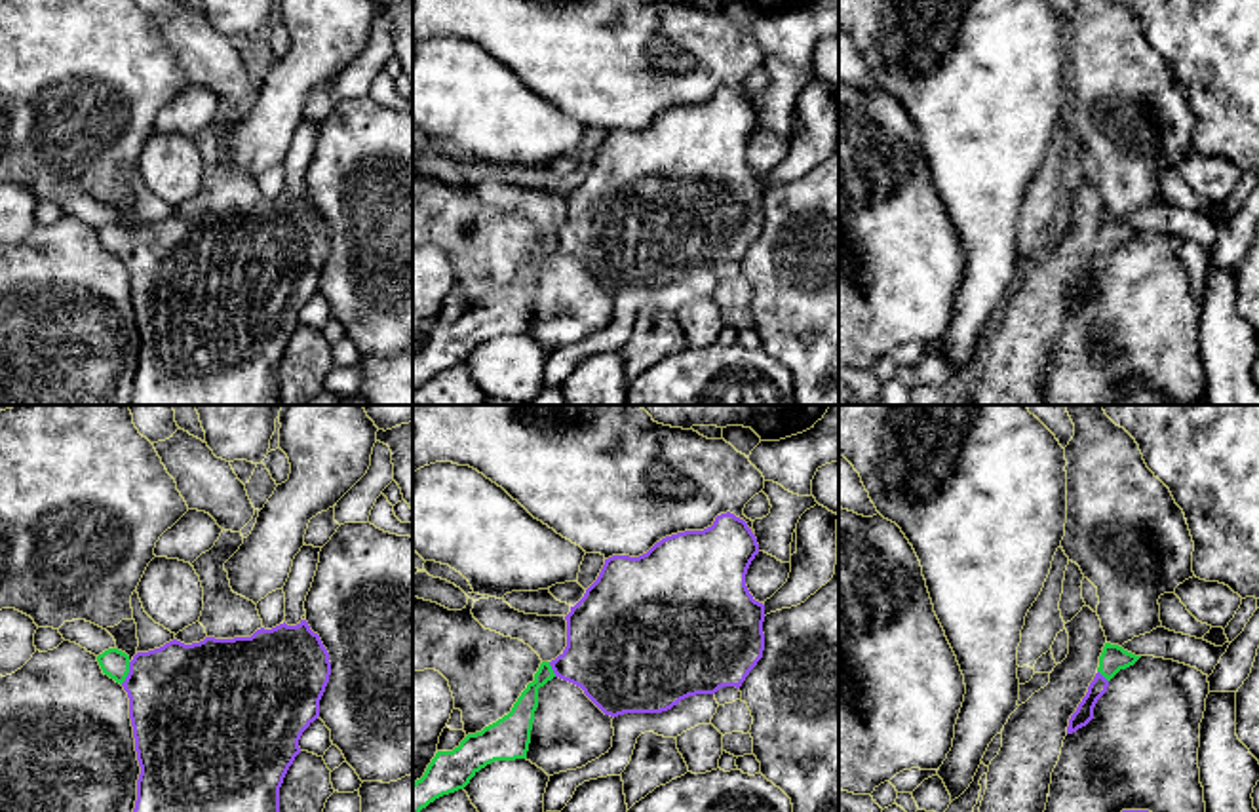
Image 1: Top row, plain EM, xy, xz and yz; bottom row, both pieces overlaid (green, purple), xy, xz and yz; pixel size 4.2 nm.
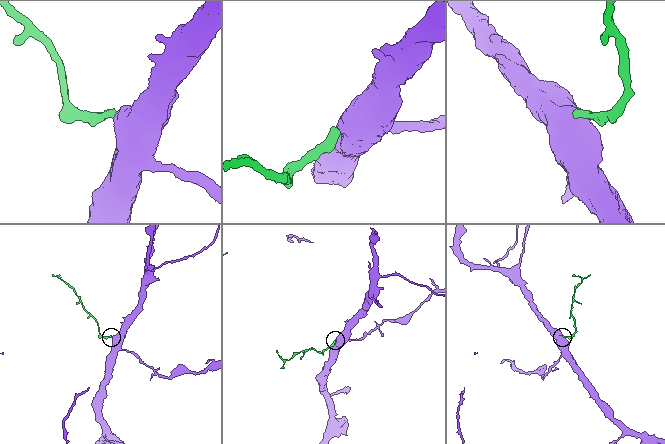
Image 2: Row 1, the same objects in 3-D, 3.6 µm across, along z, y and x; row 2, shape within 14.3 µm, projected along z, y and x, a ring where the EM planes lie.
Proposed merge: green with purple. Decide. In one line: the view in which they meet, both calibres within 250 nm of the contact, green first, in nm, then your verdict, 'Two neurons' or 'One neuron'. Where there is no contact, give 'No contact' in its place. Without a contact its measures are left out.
Touches green in xy. Thickness 120 nm (green) against 440 nm. One neuron

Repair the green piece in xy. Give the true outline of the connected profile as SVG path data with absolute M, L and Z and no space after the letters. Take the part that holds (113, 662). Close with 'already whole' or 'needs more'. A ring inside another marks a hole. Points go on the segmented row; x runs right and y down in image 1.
M300 620L297 626L283 622L272 629L261 628L251 637L205 637L192 645L173 639L160 648L137 652L133 658L118 648L108 648L97 656L97 662L103 673L120 683L129 698L129 719L141 766L133 812L280 812L280 787L295 757L300 753L299 740L302 732L320 717L320 700L331 675L329 652L306 620Z; needs more

